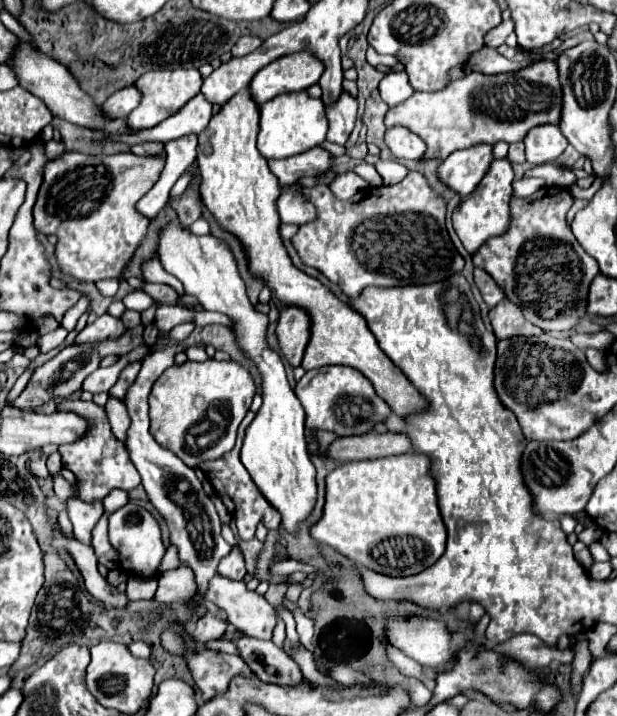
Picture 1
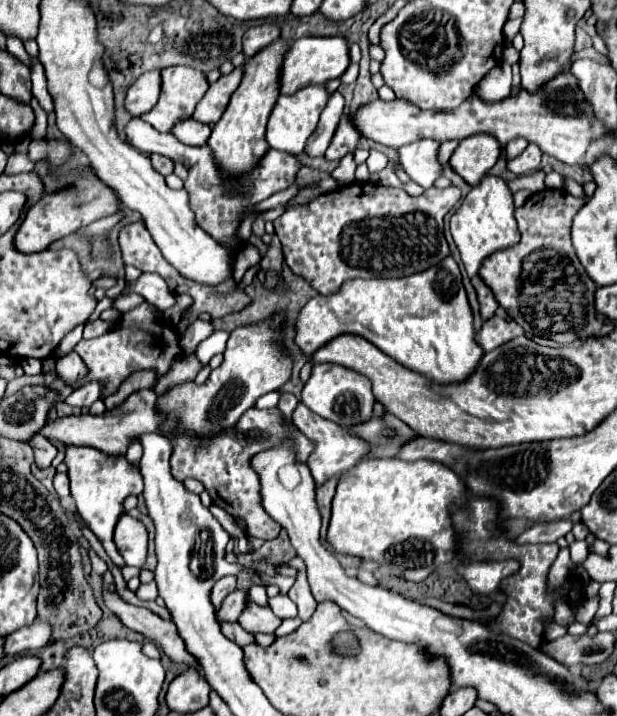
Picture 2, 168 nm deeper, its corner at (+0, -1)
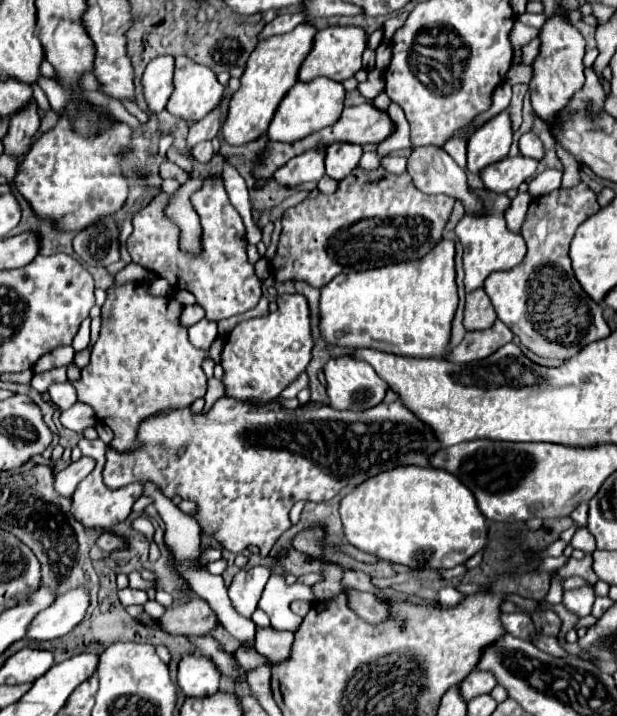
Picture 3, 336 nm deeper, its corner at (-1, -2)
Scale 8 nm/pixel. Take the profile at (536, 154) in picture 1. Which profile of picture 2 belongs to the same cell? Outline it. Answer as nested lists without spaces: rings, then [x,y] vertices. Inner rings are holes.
[[[531,144],[529,148],[525,148],[523,154],[519,154],[519,156],[513,158],[513,160],[509,160],[507,168],[509,168],[511,172],[515,172],[517,176],[521,176],[521,174],[525,174],[525,172],[537,170],[537,168],[539,168],[539,162],[541,162],[541,150]]]

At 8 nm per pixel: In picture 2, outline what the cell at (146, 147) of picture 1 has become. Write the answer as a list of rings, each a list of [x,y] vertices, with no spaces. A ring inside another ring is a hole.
[[[153,154],[153,156],[149,156],[149,158],[151,158],[151,164],[153,164],[153,168],[155,168],[159,174],[167,176],[167,174],[171,174],[171,172],[173,172],[173,162],[171,162],[169,158],[165,158],[165,156],[159,156],[159,154]]]

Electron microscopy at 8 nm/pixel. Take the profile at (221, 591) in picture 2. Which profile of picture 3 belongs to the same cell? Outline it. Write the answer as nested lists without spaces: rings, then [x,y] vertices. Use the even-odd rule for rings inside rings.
[[[192,599],[190,603],[168,607],[158,619],[158,625],[170,635],[200,637],[214,629],[216,621],[216,613],[204,599]]]

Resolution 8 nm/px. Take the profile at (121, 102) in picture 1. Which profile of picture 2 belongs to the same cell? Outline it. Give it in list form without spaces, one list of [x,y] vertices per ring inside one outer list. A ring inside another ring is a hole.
[[[151,70],[141,74],[131,88],[127,90],[125,96],[125,110],[131,116],[141,116],[143,112],[149,112],[157,100],[159,100],[159,90],[161,90],[161,76],[159,70]]]

